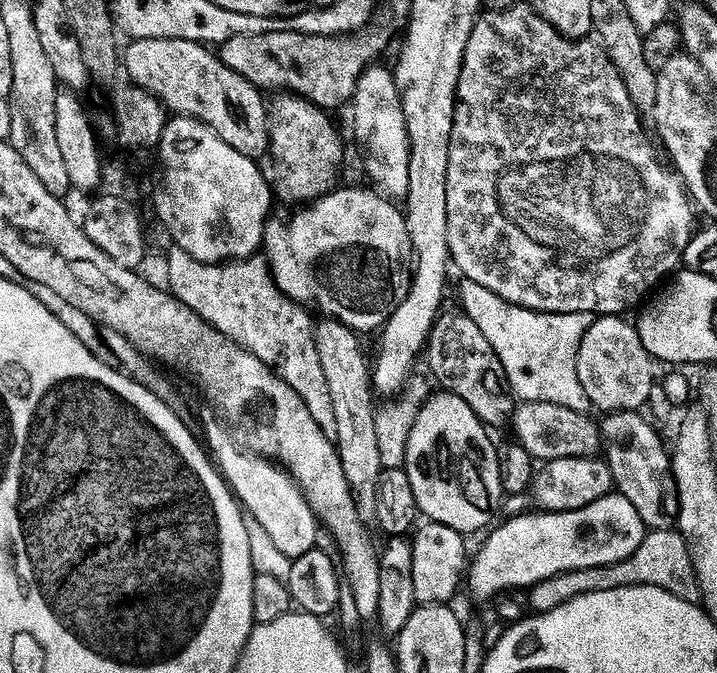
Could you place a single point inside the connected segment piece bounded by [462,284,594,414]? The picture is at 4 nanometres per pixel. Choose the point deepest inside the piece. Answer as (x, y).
(538, 350)

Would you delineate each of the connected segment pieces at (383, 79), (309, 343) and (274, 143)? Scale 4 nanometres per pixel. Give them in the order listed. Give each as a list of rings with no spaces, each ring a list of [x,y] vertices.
[[[380,63],[370,64],[359,76],[352,99],[354,134],[362,144],[364,168],[379,191],[392,198],[407,197],[409,188],[409,132],[395,75]]]
[[[172,246],[169,247],[168,261],[164,264],[164,272],[168,275],[168,284],[166,283],[167,291],[171,292],[173,296],[183,302],[186,306],[190,306],[190,310],[194,310],[197,314],[204,319],[208,324],[214,325],[219,332],[224,336],[229,336],[233,342],[242,345],[246,350],[250,350],[252,354],[258,357],[262,362],[266,362],[266,366],[270,366],[272,371],[277,376],[282,377],[287,384],[295,390],[298,394],[298,398],[304,400],[304,404],[310,410],[310,414],[314,419],[321,422],[328,422],[332,419],[332,410],[330,402],[330,392],[327,390],[326,377],[322,372],[321,359],[318,358],[318,349],[315,346],[315,332],[314,319],[312,320],[313,313],[309,309],[305,308],[302,304],[297,304],[295,300],[291,300],[284,291],[278,287],[275,280],[272,278],[272,273],[263,257],[263,255],[257,254],[255,256],[249,256],[246,260],[225,260],[219,264],[204,264],[198,258],[194,258],[190,254],[186,254],[186,250]]]
[[[279,93],[270,100],[270,156],[278,162],[277,180],[274,180],[274,192],[277,199],[300,204],[310,202],[327,194],[337,183],[336,176],[344,154],[342,140],[327,117],[327,111],[313,103],[307,97],[297,93]]]

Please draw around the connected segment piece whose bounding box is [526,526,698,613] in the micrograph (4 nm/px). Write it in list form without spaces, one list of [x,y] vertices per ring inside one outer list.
[[[668,526],[645,531],[641,535],[640,545],[625,560],[608,564],[604,568],[590,566],[586,570],[554,574],[542,582],[533,584],[527,593],[526,600],[533,613],[545,612],[554,610],[554,606],[570,598],[578,598],[578,594],[590,594],[594,590],[610,590],[618,586],[634,586],[635,584],[658,586],[683,600],[695,601],[697,599],[698,583],[692,569],[692,556],[688,552],[688,541],[680,535],[679,531]]]

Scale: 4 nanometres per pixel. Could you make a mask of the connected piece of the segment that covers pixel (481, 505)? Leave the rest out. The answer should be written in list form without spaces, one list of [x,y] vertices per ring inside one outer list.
[[[437,391],[421,405],[406,438],[405,462],[402,465],[410,478],[410,490],[414,490],[414,502],[421,517],[433,524],[450,526],[450,530],[458,530],[462,534],[476,532],[491,522],[492,515],[500,508],[502,493],[496,444],[488,437],[488,432],[489,429],[474,414],[474,410],[470,410],[470,406],[466,406],[466,402],[452,392]]]

